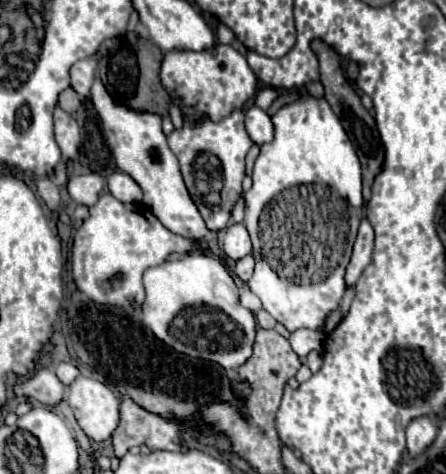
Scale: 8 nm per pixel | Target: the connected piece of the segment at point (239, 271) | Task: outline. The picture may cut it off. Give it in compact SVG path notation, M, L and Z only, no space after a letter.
M246 255L246 259L240 259L236 263L236 275L242 279L242 281L248 281L254 273L254 259L252 255Z

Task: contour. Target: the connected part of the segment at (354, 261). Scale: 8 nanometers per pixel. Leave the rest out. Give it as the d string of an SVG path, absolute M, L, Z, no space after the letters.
M362 219L360 229L358 229L358 237L354 243L354 253L352 253L350 265L346 269L346 285L354 285L358 281L360 273L370 263L372 247L374 247L374 229L368 223L368 219Z

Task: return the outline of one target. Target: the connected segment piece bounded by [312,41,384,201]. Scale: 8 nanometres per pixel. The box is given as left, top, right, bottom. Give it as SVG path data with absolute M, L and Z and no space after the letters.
M314 41L312 43L312 49L320 61L320 81L324 85L324 97L328 99L330 107L334 109L334 113L338 115L338 119L342 121L348 137L352 139L352 145L356 149L356 155L362 163L362 183L364 183L364 199L368 201L370 199L370 189L372 189L372 183L376 179L376 175L384 169L384 145L380 141L380 135L376 131L376 123L374 123L374 117L364 109L364 105L360 103L360 97L354 93L352 85L346 81L344 73L342 73L342 67L340 67L340 59L338 55L328 47L324 45L322 41Z

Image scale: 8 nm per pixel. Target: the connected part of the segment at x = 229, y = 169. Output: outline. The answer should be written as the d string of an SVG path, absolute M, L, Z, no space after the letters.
M234 109L218 123L210 117L204 117L198 123L190 123L188 119L184 119L182 129L174 129L168 135L168 145L180 161L184 183L208 229L216 233L226 229L232 217L232 207L242 197L242 179L246 175L244 159L248 149L252 147L252 139L244 129L244 111Z

